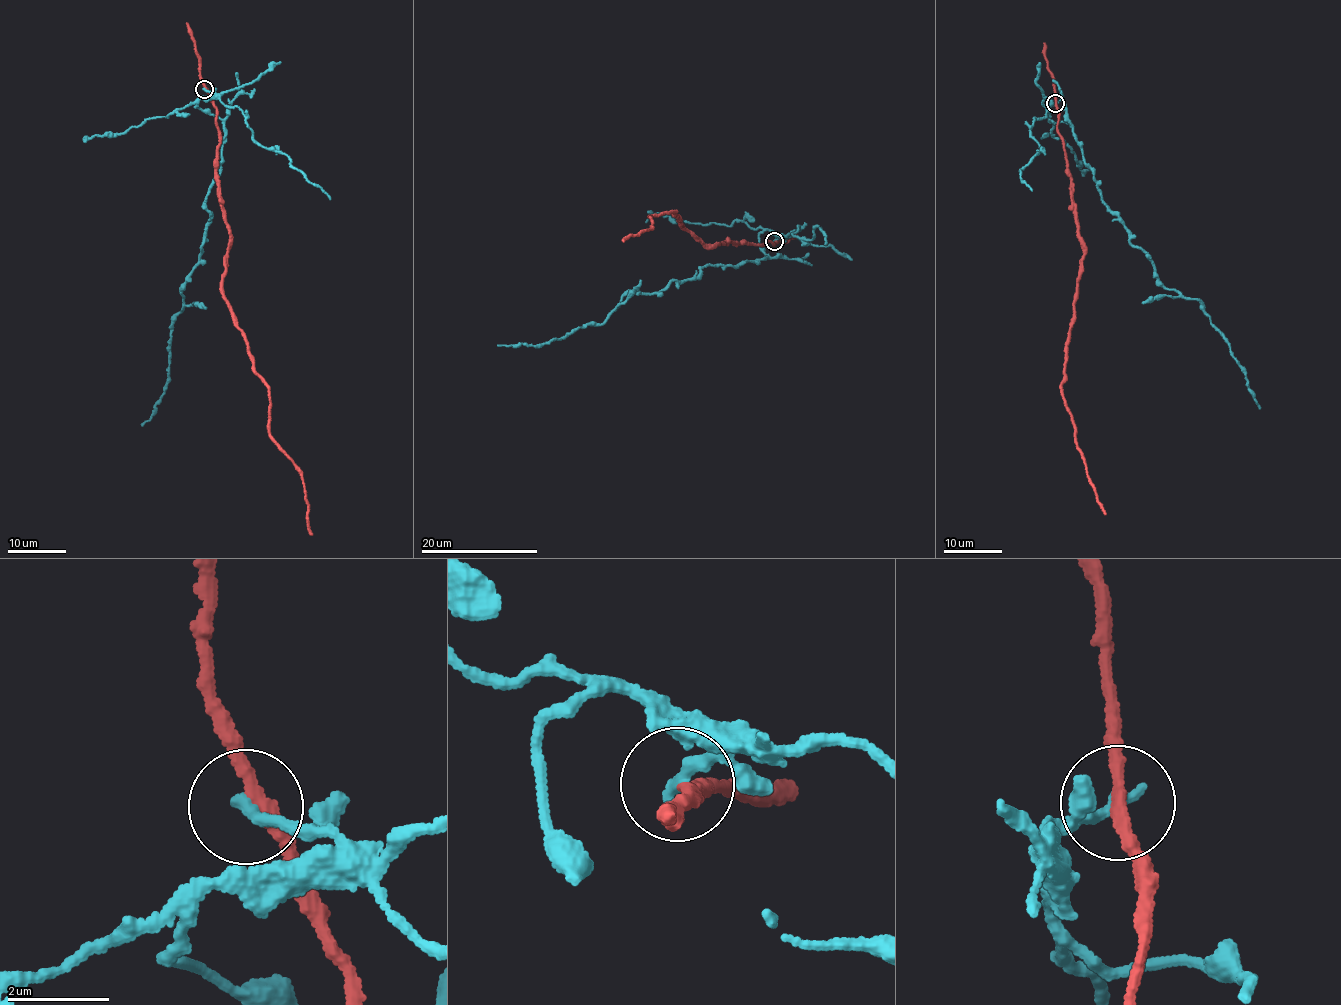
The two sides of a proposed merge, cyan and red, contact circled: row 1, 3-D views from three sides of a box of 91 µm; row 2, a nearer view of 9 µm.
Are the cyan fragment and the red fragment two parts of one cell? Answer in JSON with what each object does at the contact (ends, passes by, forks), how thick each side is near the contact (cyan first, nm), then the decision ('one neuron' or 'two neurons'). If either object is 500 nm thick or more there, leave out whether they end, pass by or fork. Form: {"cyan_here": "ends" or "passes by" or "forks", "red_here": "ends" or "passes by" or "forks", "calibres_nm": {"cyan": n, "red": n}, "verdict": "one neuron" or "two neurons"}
{"cyan_here": "ends", "red_here": "passes by", "calibres_nm": {"cyan": 300, "red": 240}, "verdict": "two neurons"}

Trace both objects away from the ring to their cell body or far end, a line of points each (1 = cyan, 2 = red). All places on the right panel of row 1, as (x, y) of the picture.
1: (1055, 103), (1048, 117), (1068, 121), (1102, 199), (1128, 240), (1148, 257), (1158, 281), (1199, 301), (1260, 408)
2: (1057, 103), (1057, 132), (1063, 145), (1083, 247), (1061, 395), (1071, 415), (1088, 482), (1106, 514)

